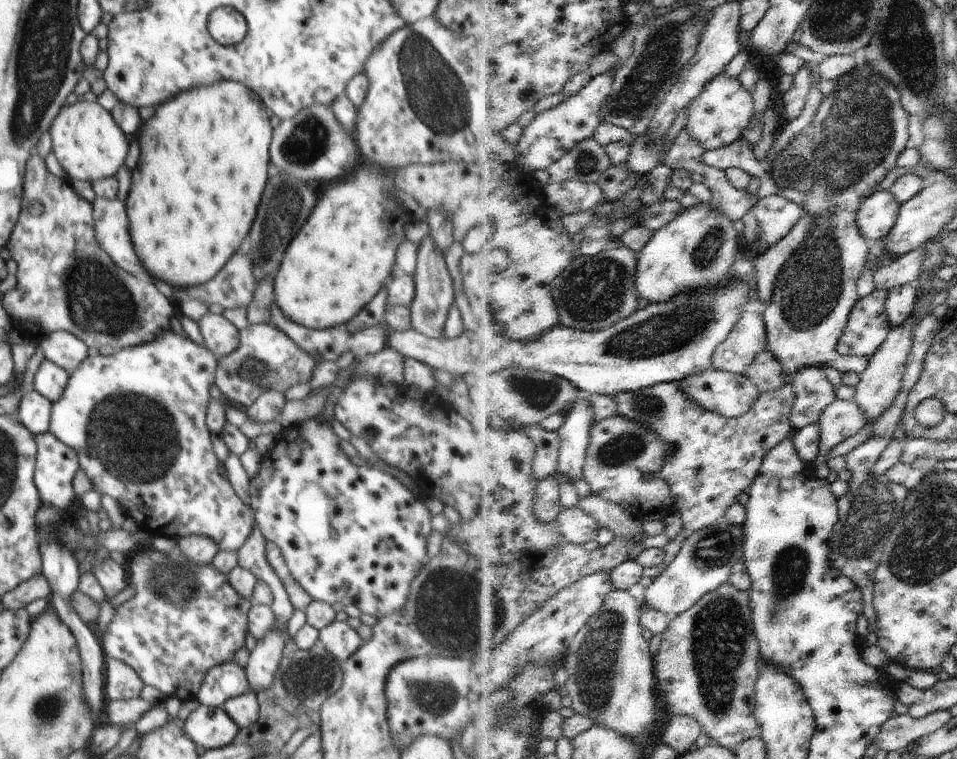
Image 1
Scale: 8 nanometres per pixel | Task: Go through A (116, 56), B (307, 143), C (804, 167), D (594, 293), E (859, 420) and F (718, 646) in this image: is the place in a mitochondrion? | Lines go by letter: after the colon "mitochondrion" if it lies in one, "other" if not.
A: other
B: mitochondrion
C: mitochondrion
D: mitochondrion
E: other
F: mitochondrion

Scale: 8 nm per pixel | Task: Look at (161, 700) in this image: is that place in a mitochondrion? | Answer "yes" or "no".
no

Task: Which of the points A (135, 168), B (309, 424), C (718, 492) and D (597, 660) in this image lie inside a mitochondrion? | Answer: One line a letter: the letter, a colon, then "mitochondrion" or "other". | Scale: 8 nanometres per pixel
A: other
B: other
C: other
D: mitochondrion

